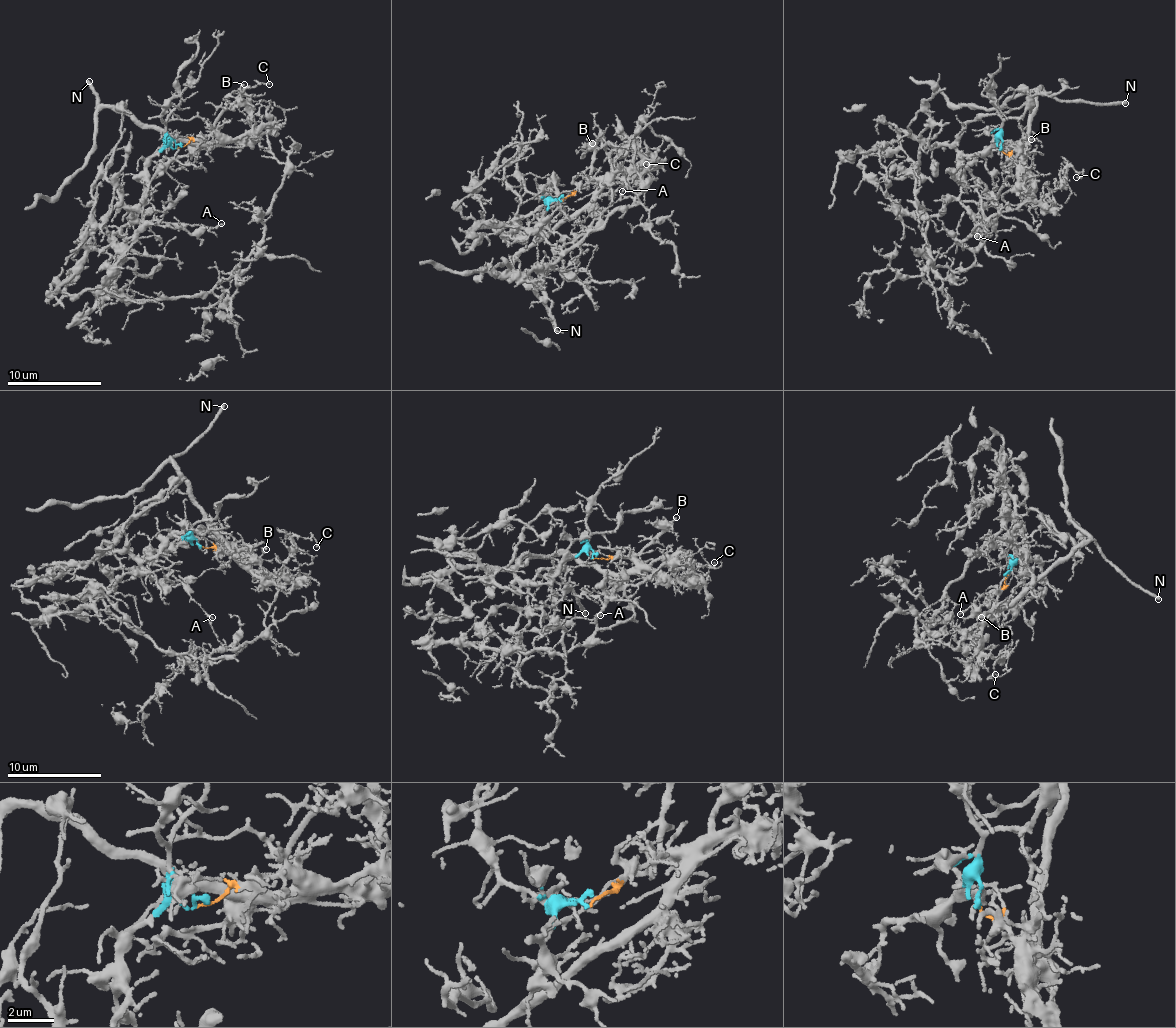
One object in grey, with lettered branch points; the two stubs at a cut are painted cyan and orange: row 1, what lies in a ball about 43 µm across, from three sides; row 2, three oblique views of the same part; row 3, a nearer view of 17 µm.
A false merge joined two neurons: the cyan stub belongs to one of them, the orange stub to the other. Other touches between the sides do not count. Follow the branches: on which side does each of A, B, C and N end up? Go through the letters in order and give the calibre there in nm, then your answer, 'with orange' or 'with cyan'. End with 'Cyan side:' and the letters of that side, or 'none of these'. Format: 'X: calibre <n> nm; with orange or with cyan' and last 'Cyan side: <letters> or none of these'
A: calibre 170 nm; with cyan
B: calibre 150 nm; with orange
C: calibre 110 nm; with orange
N: calibre 280 nm; with orange
Cyan side: A

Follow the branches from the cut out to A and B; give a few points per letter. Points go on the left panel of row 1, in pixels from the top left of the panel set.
A: (176, 148), (166, 148), (151, 158), (144, 194), (134, 215), (146, 221), (154, 218), (215, 227), (222, 224)
B: (176, 148), (210, 133), (223, 110), (241, 99), (244, 85)

